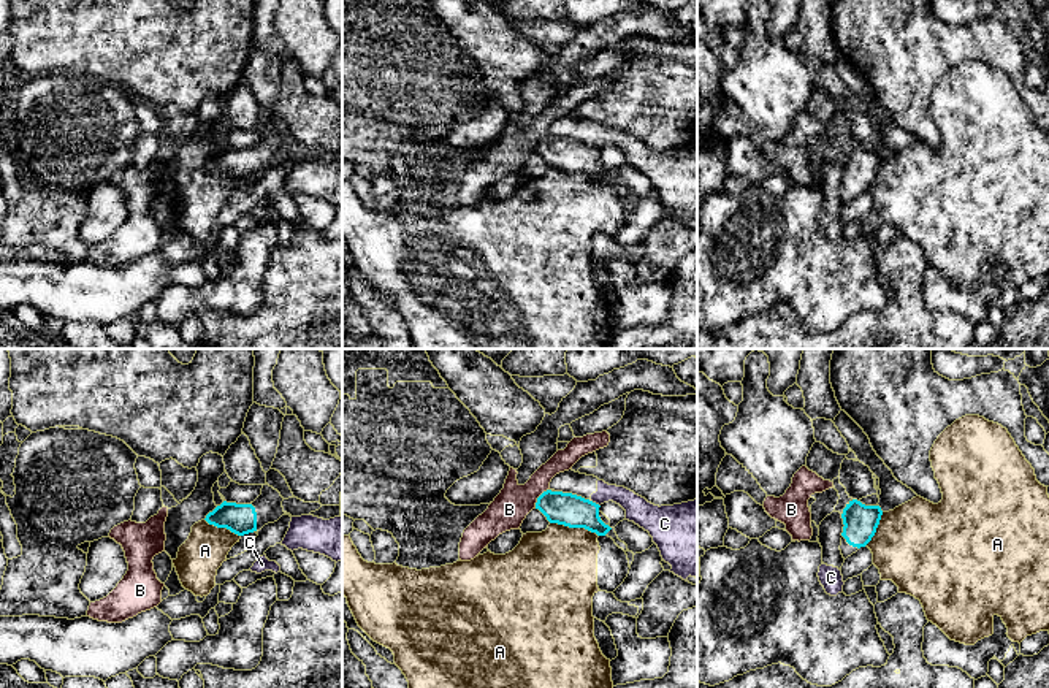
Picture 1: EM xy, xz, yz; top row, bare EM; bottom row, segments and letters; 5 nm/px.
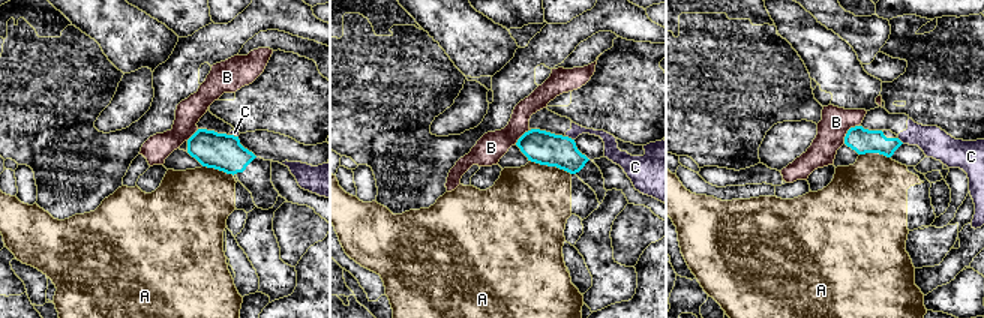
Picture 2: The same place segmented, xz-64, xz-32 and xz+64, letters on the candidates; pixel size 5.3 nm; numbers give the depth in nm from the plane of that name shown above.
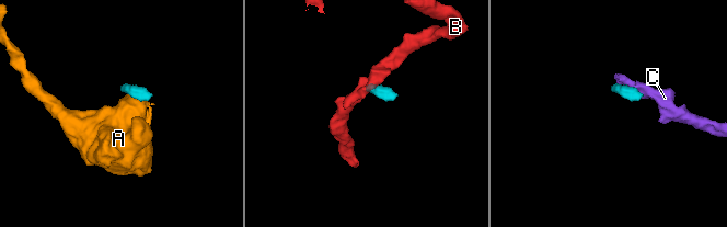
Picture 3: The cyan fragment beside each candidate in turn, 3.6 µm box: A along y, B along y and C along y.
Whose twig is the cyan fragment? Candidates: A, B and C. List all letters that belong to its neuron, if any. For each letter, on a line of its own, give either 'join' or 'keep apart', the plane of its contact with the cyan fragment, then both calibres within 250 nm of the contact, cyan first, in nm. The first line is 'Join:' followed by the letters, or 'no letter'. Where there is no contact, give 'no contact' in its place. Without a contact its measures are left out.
Join: no letter
A: keep apart | xz | 170/420 nm
B: keep apart | xz | 170/180 nm
C: keep apart | xz | 170/130 nm

